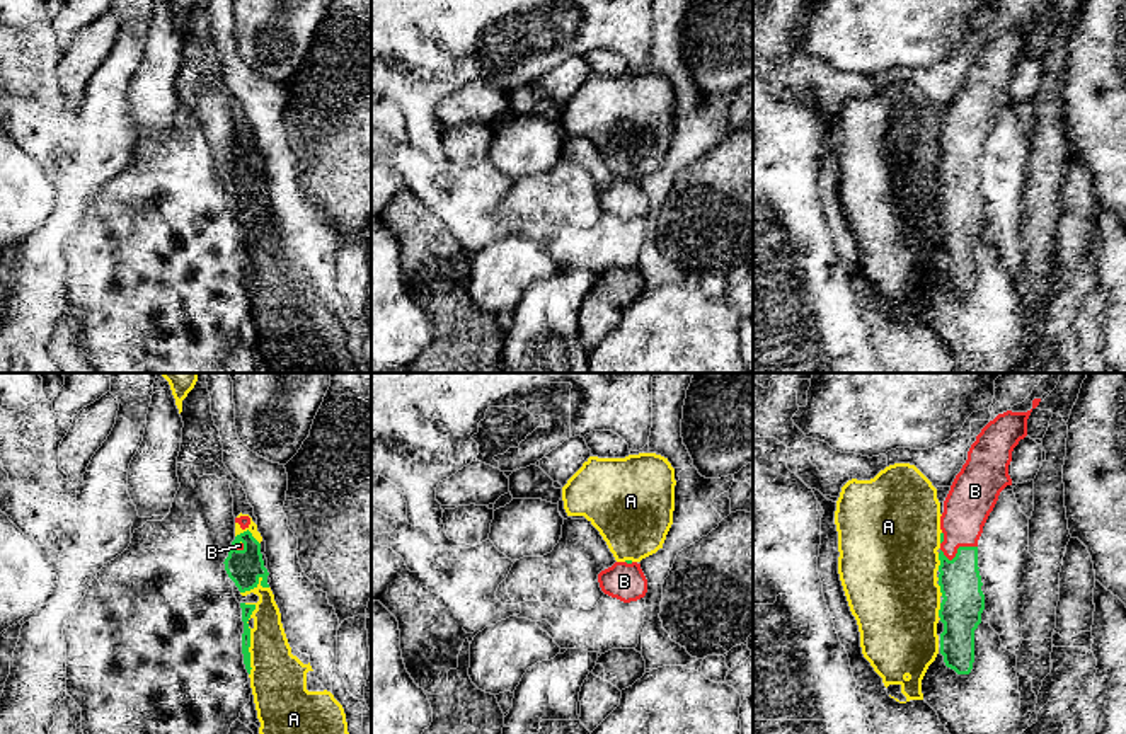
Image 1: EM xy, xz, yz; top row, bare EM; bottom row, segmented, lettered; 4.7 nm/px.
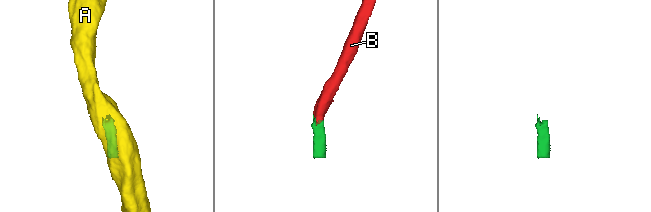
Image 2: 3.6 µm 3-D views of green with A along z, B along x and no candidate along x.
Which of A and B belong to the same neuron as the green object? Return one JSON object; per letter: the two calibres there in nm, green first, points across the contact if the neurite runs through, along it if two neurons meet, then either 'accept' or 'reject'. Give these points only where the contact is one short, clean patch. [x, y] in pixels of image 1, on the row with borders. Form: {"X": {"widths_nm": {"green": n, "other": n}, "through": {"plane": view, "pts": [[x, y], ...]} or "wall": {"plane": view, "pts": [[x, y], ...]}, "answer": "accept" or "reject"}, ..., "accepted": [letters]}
{"A": {"widths_nm": {"green": 50, "other": 260}, "answer": "reject"}, "B": {"widths_nm": {"green": 200, "other": 220}, "through": {"plane": "yz", "pts": [[959, 579], [958, 550], [961, 521], [970, 501]]}, "answer": "accept"}, "accepted": ["B"]}

